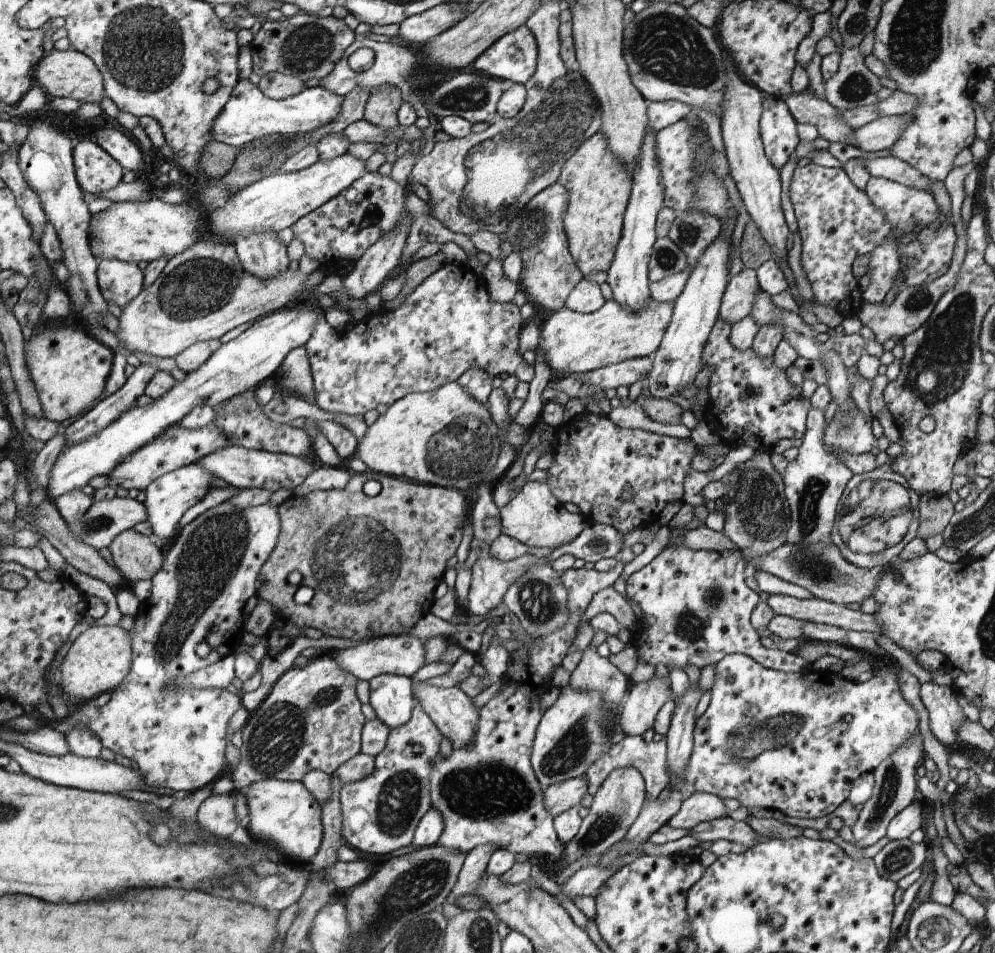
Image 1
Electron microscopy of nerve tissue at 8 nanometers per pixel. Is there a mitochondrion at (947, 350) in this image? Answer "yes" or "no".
yes

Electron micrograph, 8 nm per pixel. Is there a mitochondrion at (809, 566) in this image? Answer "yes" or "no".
yes

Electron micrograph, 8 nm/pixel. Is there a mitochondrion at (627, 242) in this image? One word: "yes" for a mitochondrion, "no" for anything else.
no

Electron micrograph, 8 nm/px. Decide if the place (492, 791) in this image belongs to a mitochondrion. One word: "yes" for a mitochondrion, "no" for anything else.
yes

